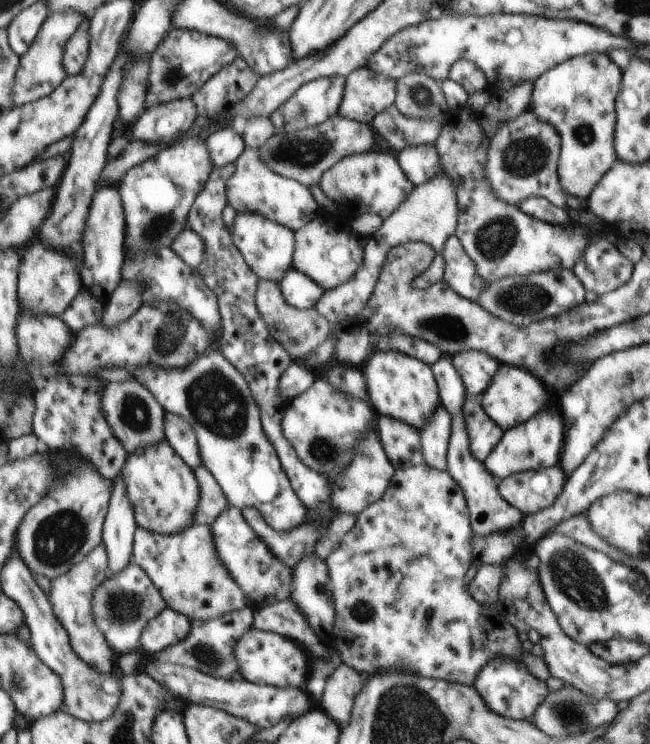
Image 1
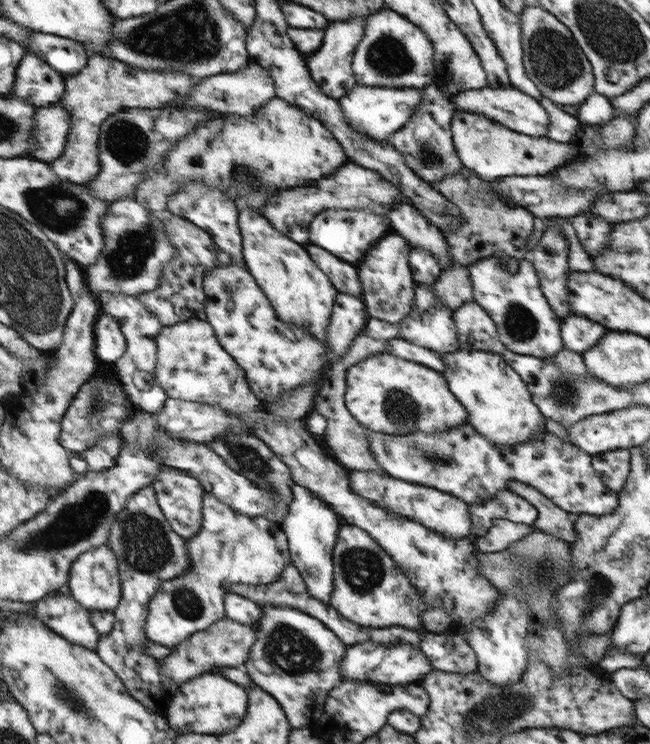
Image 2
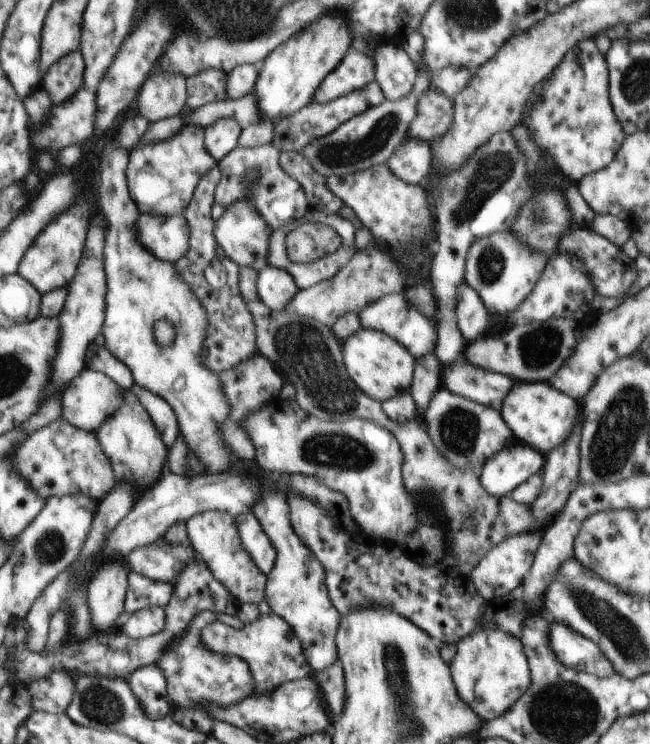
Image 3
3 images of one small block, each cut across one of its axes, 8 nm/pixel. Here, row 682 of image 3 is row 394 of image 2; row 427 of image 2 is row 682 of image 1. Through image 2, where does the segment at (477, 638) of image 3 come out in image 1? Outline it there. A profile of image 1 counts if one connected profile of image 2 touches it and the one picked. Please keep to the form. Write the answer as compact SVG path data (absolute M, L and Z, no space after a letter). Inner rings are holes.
M499 656L487 662L483 670L479 670L478 677L475 678L472 686L481 695L487 710L516 721L529 721L549 691L543 680L533 678L527 672L525 664L515 664L515 660L499 658Z

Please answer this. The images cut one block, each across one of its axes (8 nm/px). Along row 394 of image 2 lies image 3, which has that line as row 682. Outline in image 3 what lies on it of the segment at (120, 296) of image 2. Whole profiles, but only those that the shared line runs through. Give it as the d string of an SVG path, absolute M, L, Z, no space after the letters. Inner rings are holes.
M141 666L127 678L127 682L149 718L161 720L173 713L174 708L167 696L167 678L159 666Z

